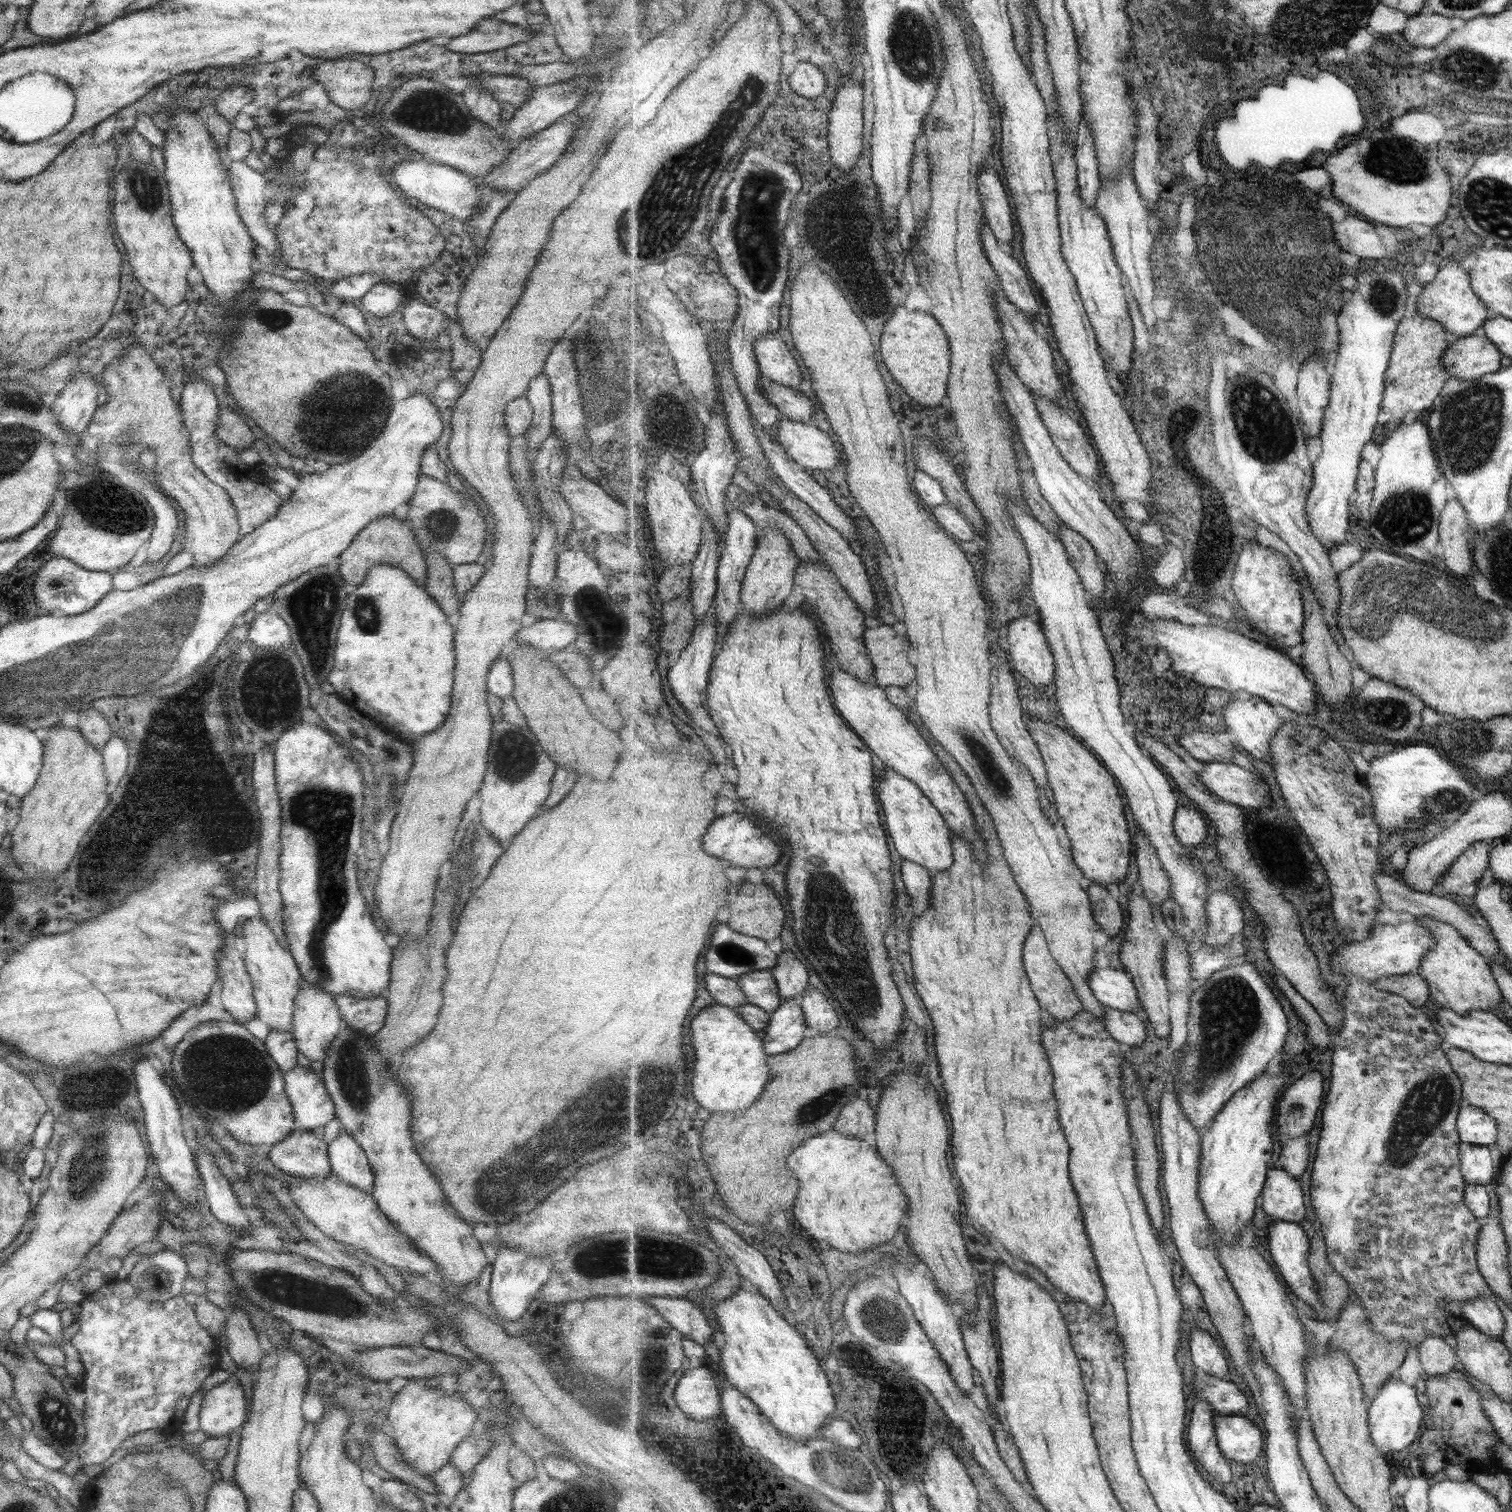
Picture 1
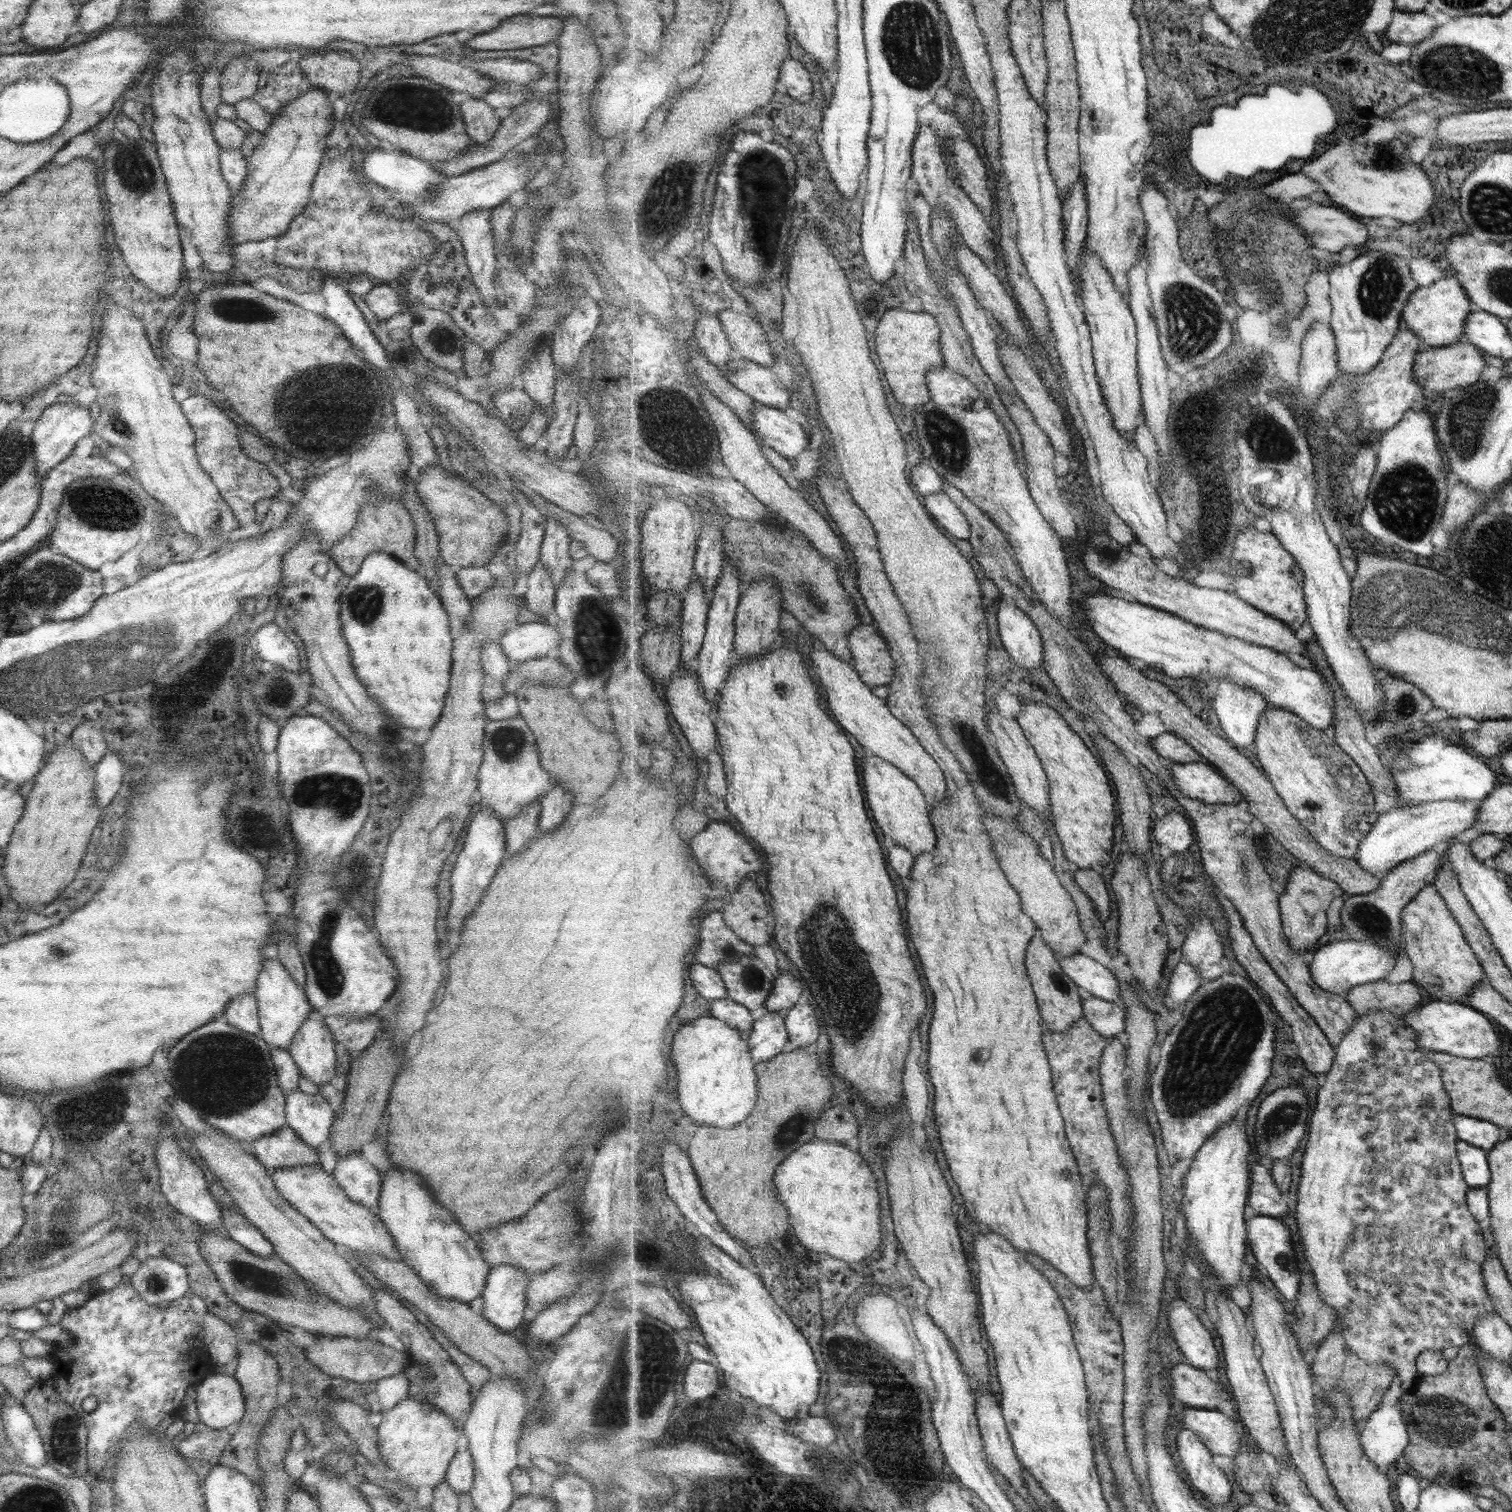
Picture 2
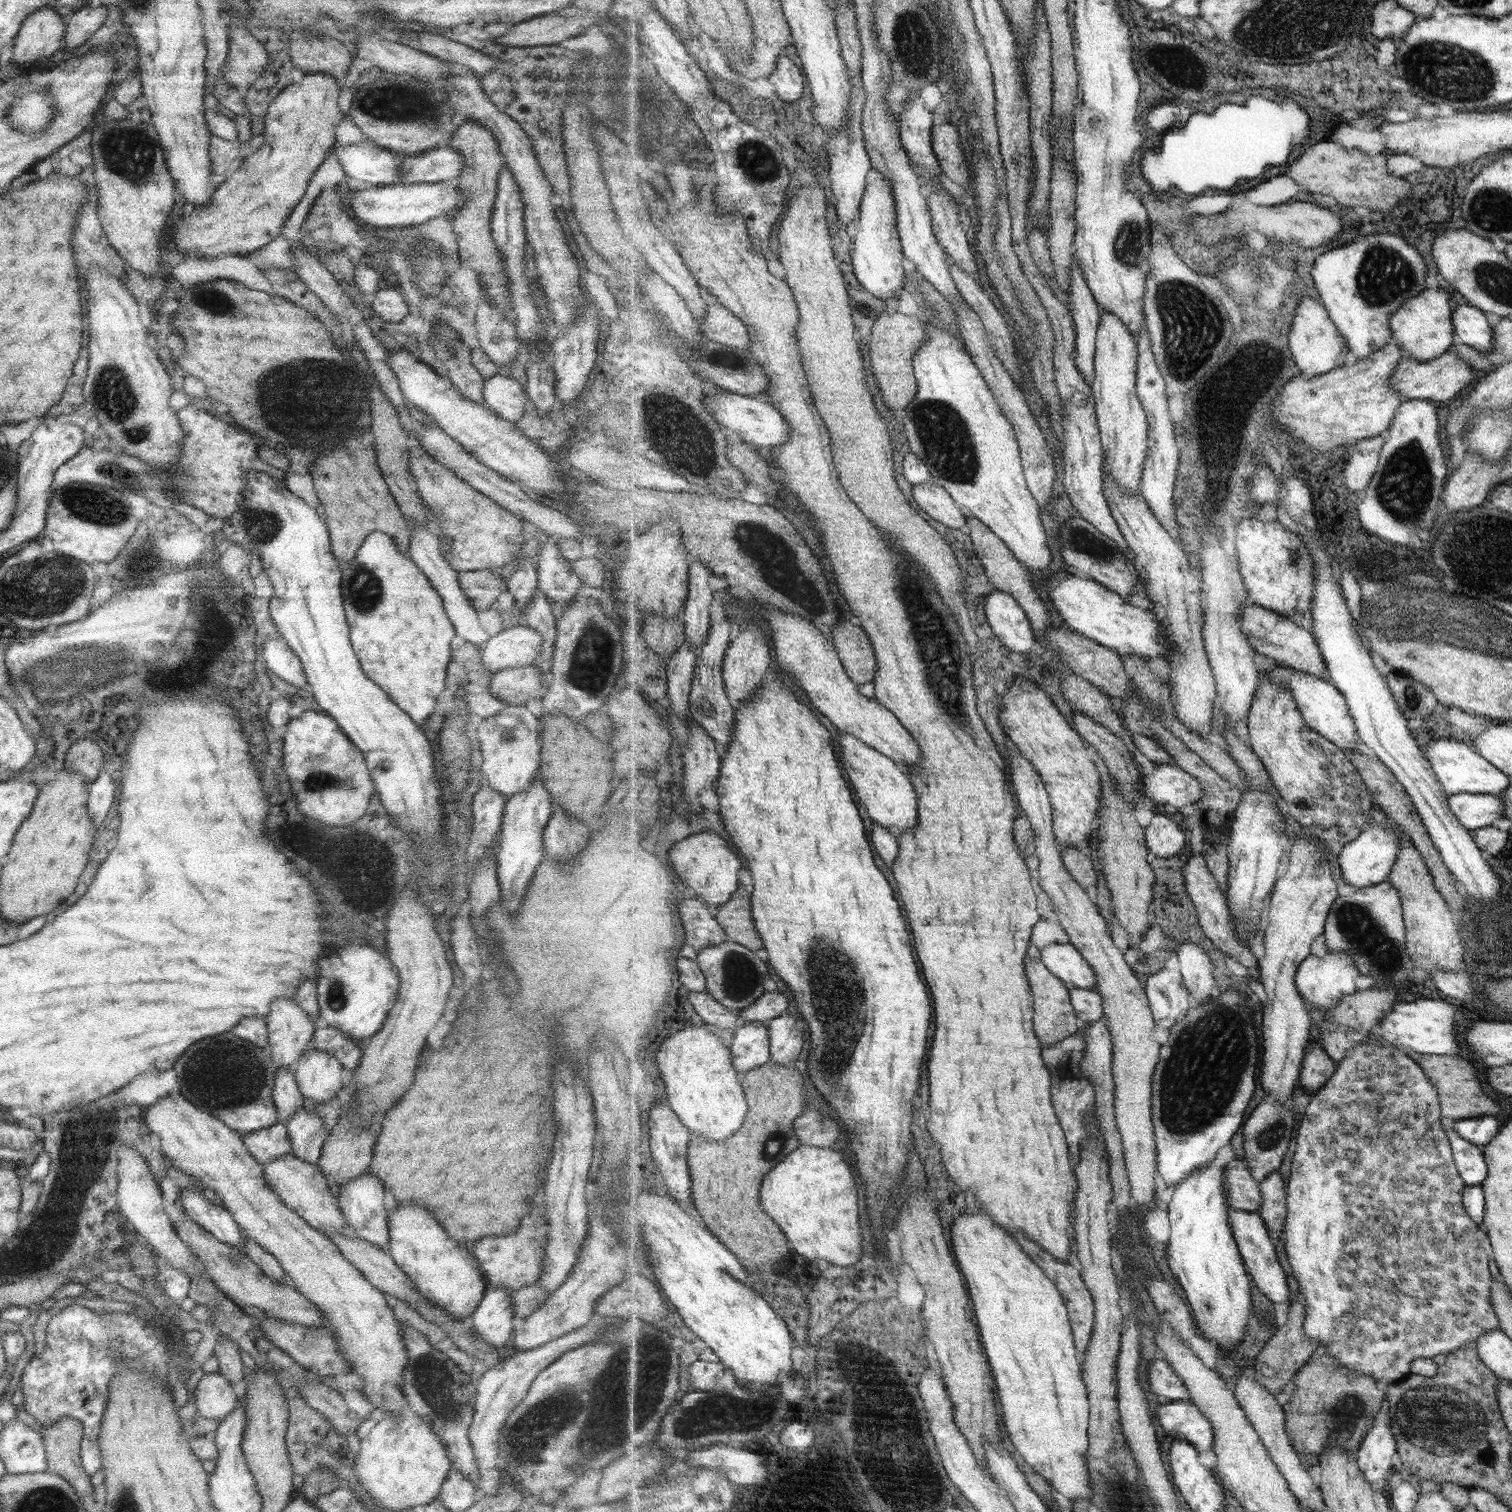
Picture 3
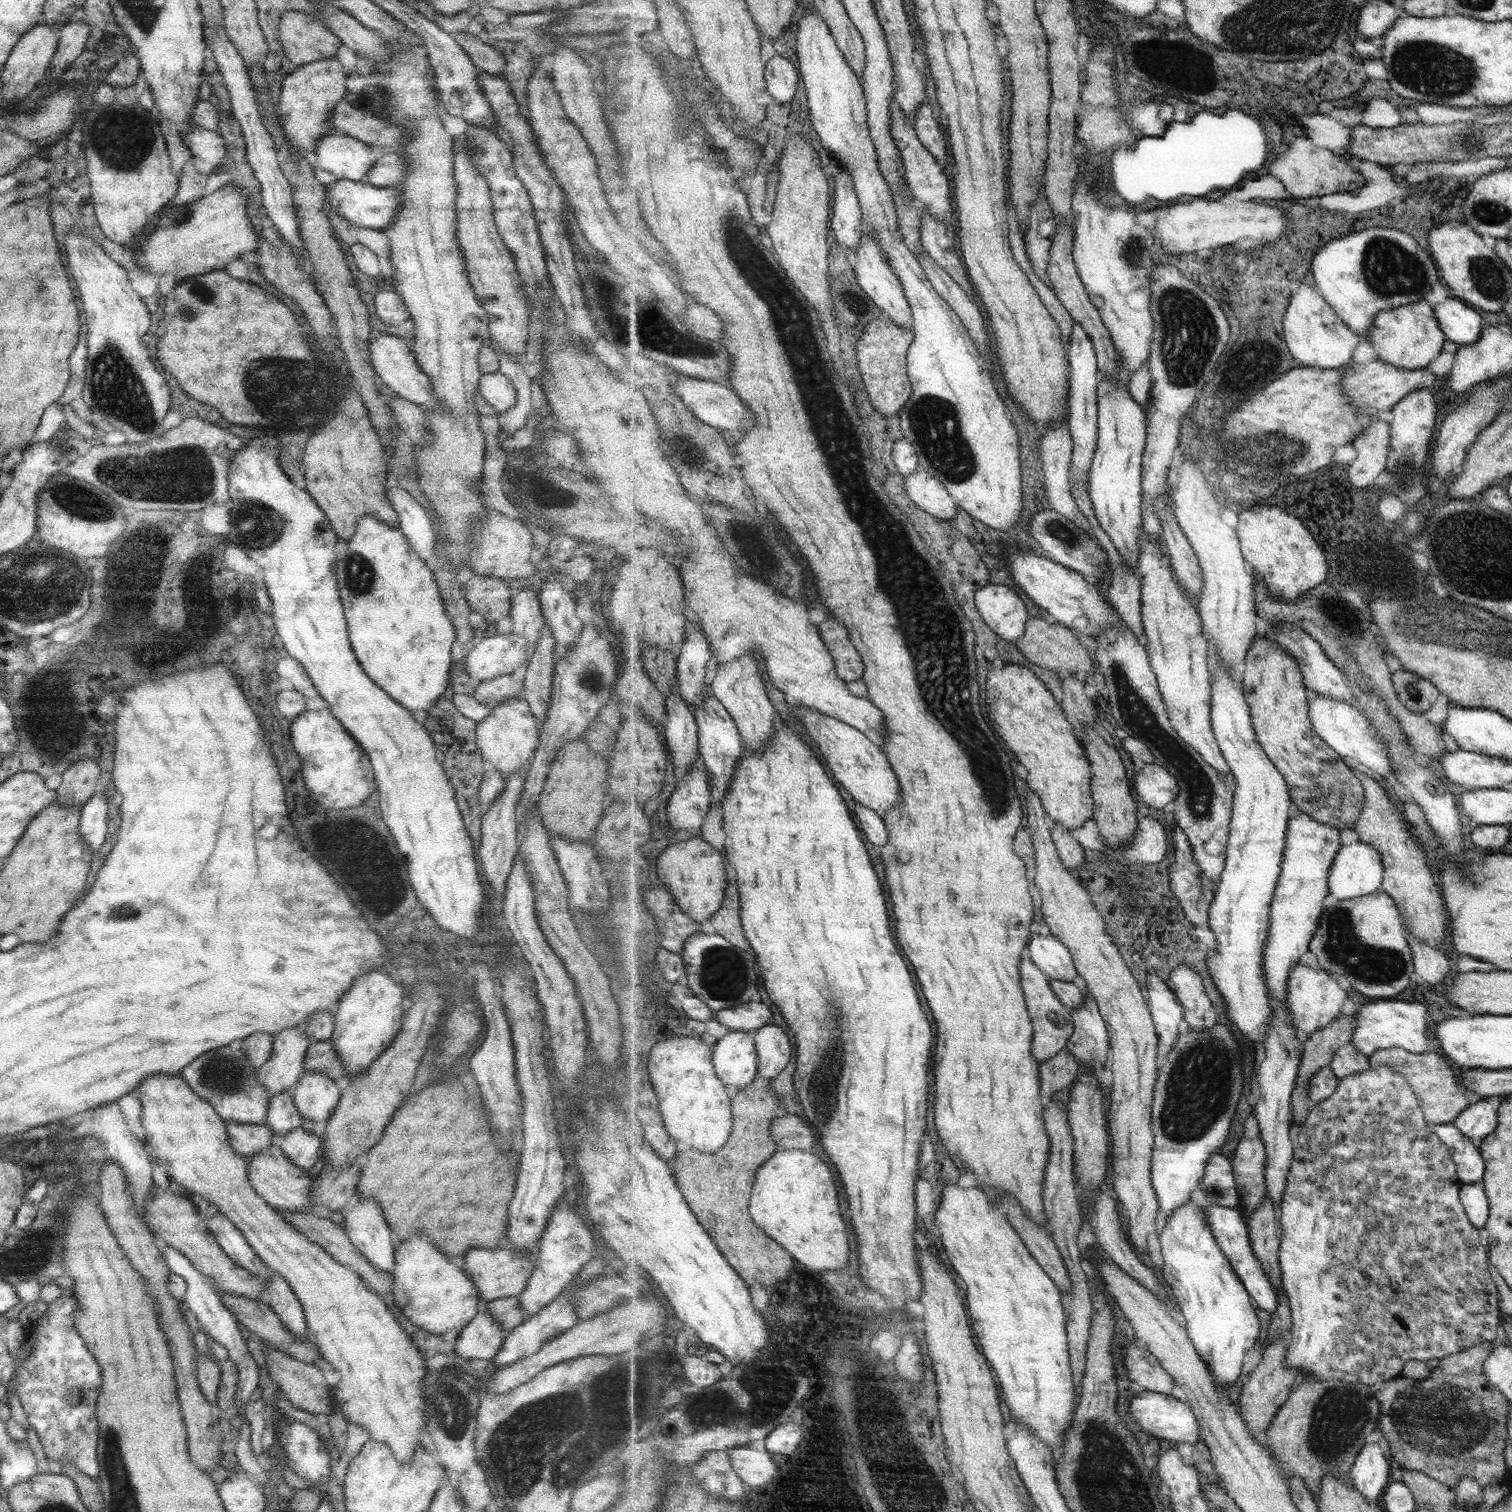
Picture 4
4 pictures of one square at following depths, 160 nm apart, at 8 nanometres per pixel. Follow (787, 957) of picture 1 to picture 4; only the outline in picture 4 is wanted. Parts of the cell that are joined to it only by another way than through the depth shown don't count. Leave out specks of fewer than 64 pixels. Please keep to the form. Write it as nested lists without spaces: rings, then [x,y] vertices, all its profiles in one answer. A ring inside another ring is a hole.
[[[752,1000],[737,1008],[716,1011],[717,1022],[725,1025],[729,1032],[752,1032],[770,1025],[773,1010],[760,1000]]]

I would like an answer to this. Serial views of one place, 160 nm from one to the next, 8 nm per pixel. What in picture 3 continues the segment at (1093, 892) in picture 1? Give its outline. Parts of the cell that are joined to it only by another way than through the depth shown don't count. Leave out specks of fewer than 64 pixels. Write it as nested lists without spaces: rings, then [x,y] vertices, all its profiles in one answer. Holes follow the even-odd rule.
[[[1017,677],[1009,690],[1002,695],[999,722],[1003,726],[1004,734],[1034,764],[1035,770],[1045,782],[1052,798],[1054,831],[1065,846],[1062,854],[1064,863],[1076,881],[1085,888],[1093,884],[1095,886],[1099,876],[1093,870],[1091,858],[1075,847],[1083,840],[1087,842],[1091,832],[1100,826],[1098,810],[1101,808],[1103,796],[1101,774],[1095,762],[1089,758],[1083,737],[1053,702],[1050,694],[1039,683],[1025,677]]]

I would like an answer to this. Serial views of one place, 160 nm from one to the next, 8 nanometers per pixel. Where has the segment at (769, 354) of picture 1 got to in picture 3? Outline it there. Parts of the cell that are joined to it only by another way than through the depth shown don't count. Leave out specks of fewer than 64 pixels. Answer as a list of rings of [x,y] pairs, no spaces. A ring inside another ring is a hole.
[[[710,301],[707,314],[700,324],[702,333],[709,341],[723,343],[732,347],[750,348],[750,336],[744,322],[723,304]]]

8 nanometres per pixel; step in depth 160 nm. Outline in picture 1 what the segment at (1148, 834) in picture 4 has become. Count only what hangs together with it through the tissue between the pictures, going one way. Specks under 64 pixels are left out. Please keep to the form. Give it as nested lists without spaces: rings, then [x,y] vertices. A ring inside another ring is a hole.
[[[1182,806],[1177,809],[1174,818],[1175,834],[1183,846],[1199,846],[1207,838],[1209,826],[1208,818],[1199,808]]]

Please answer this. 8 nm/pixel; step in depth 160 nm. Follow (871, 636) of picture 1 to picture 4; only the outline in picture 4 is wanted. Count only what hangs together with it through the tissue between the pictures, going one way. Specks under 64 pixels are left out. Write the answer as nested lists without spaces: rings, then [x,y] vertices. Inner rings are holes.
[[[828,619],[819,626],[821,638],[829,647],[835,659],[836,671],[846,682],[853,682],[864,677],[865,663],[860,650],[853,646],[847,626]]]

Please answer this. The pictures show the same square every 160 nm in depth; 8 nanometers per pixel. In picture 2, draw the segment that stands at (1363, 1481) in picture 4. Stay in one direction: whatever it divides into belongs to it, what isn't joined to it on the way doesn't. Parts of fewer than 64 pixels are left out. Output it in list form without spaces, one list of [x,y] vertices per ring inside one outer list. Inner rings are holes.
[[[1400,1399],[1395,1404],[1384,1404],[1367,1418],[1361,1432],[1365,1455],[1379,1468],[1391,1466],[1409,1446],[1409,1429],[1401,1414]]]

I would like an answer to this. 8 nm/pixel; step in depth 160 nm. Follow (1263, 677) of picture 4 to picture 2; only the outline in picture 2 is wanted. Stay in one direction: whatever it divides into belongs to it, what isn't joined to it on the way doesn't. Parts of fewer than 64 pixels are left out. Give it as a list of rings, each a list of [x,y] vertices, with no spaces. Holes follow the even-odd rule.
[[[1274,706],[1261,713],[1255,753],[1293,816],[1333,854],[1356,859],[1361,842],[1373,830],[1379,814],[1375,812],[1370,781],[1337,744],[1336,739],[1313,728],[1301,715]]]

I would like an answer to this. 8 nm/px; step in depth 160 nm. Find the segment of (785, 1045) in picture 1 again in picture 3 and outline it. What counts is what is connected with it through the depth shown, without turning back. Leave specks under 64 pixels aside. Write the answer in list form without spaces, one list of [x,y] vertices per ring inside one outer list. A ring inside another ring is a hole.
[[[744,1022],[730,1045],[735,1070],[743,1075],[771,1062],[770,1022]]]

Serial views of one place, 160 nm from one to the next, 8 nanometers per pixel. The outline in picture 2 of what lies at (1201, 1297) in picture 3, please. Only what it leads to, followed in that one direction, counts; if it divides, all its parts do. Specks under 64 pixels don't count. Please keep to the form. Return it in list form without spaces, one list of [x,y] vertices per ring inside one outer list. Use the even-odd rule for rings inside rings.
[[[1239,1114],[1236,1120],[1222,1126],[1201,1147],[1185,1174],[1182,1201],[1178,1201],[1190,1242],[1210,1264],[1220,1284],[1231,1289],[1244,1283],[1247,1275],[1244,1260],[1249,1244],[1245,1206],[1251,1184],[1251,1164],[1247,1163],[1247,1156],[1251,1154],[1253,1144],[1247,1141],[1244,1123],[1244,1115]]]

